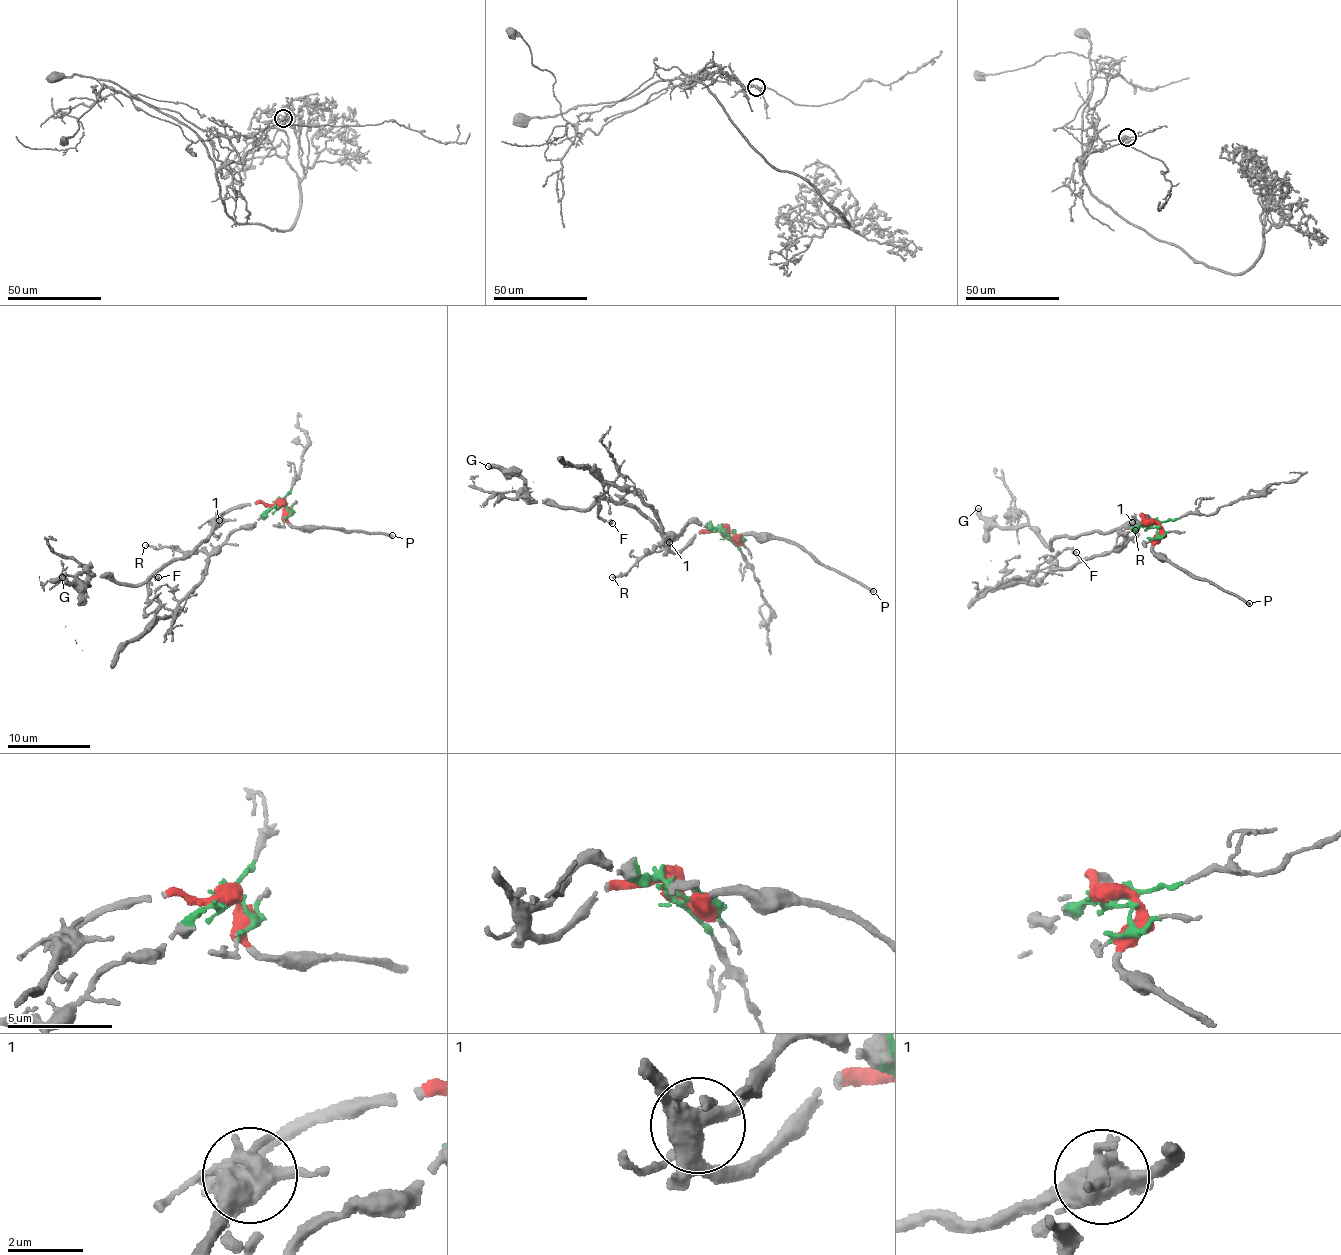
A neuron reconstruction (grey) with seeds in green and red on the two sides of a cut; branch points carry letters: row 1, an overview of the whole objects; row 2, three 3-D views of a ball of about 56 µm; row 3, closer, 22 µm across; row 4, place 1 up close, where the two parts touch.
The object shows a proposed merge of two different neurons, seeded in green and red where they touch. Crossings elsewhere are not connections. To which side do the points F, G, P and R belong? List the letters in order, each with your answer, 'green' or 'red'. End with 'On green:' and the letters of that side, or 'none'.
F: green
G: red
P: red
R: green
On green: F, R

